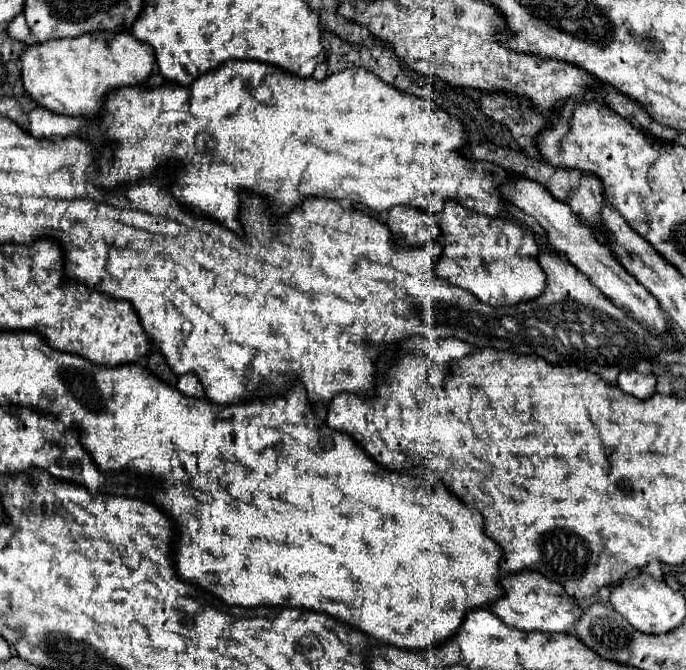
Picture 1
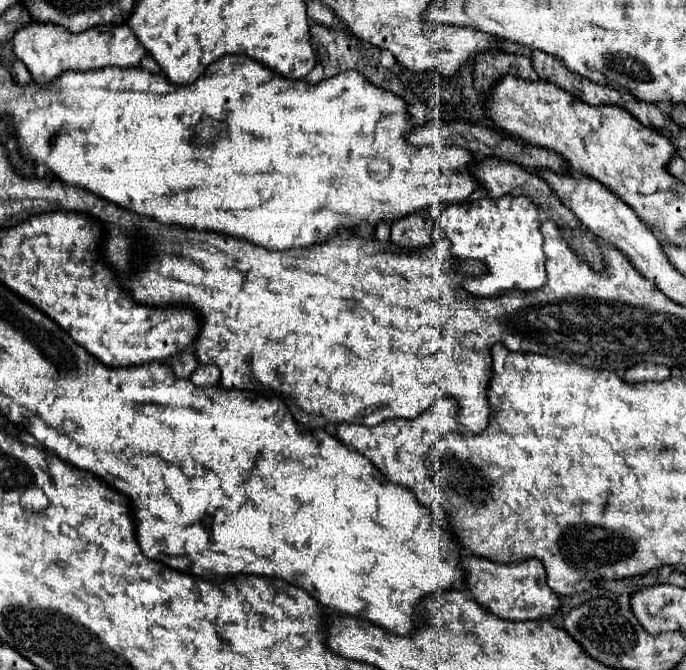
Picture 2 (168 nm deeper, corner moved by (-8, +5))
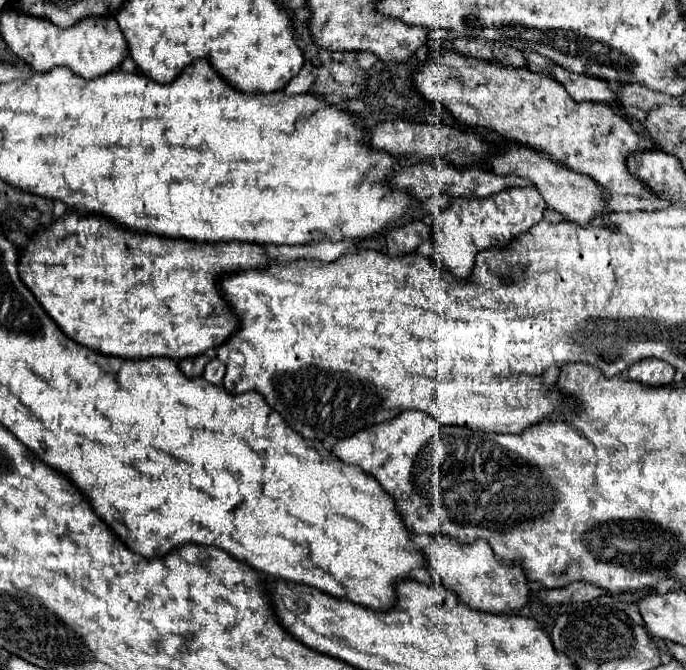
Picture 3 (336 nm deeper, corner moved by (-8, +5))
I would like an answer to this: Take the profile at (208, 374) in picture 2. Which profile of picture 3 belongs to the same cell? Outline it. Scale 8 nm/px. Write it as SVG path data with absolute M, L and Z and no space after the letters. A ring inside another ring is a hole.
M213 358L211 362L207 362L205 370L203 370L203 378L211 384L221 384L223 382L223 376L225 376L225 364L217 358Z

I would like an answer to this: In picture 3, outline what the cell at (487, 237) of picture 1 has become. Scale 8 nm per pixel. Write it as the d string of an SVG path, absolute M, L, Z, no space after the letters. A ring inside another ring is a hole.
M509 188L489 198L454 198L431 224L432 238L435 238L435 254L431 258L447 270L453 270L453 274L468 278L479 252L505 248L511 240L529 230L531 224L539 222L543 210L545 200L537 188Z

